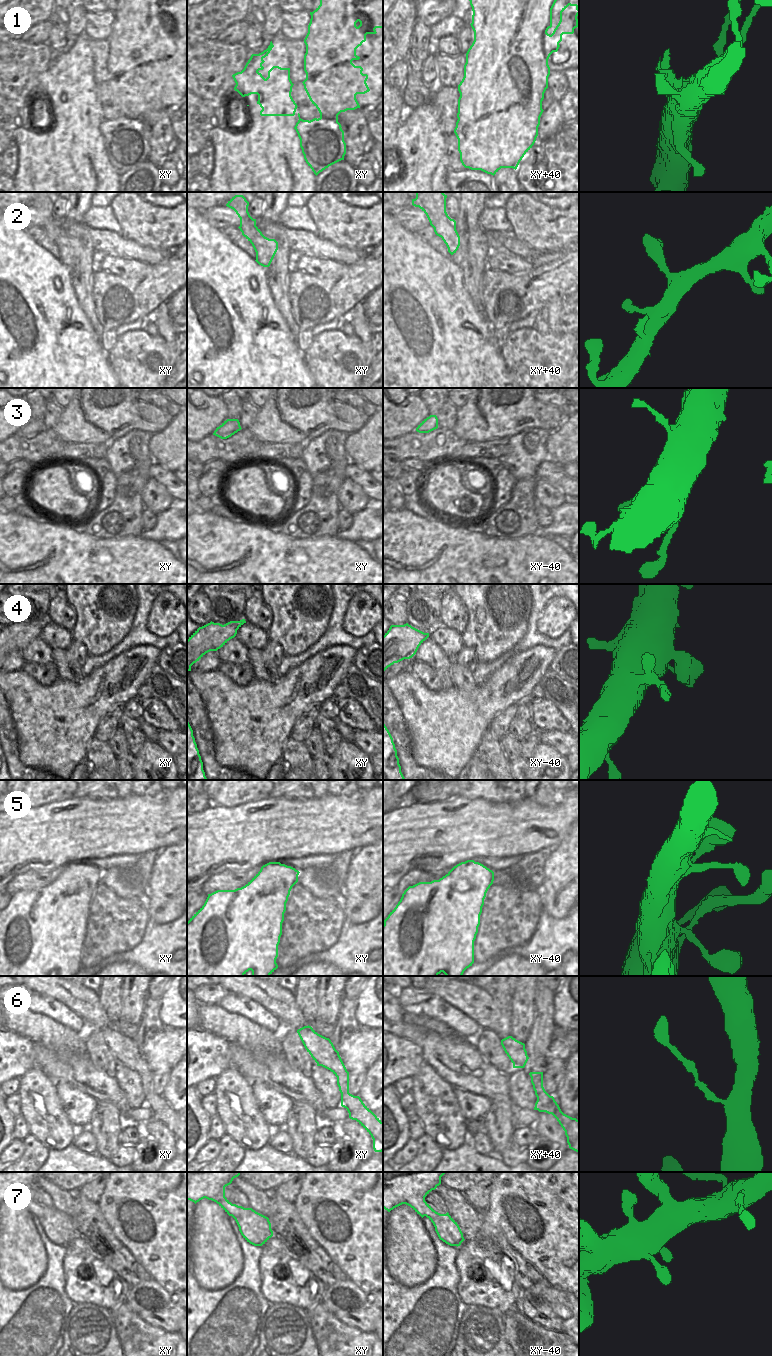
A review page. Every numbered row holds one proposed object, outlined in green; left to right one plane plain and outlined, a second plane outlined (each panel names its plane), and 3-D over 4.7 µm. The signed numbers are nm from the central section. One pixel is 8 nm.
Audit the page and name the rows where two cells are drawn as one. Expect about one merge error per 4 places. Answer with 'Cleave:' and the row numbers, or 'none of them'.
Cleave: 1

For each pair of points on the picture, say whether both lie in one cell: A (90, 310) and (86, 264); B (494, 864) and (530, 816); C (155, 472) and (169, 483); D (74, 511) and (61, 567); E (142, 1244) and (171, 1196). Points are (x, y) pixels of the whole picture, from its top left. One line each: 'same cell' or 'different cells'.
A: same cell
B: different cells
C: same cell
D: different cells
E: same cell

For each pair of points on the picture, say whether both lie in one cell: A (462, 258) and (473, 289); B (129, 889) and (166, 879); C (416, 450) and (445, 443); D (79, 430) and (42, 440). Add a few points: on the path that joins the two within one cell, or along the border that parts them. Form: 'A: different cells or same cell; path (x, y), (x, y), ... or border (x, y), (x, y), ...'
A: same cell; path (467, 266), (473, 274), (473, 281)
B: different cells; border (146, 883), (148, 889)
C: same cell; path (423, 447), (434, 447), (438, 444)
D: different cells; border (53, 429), (65, 443)

